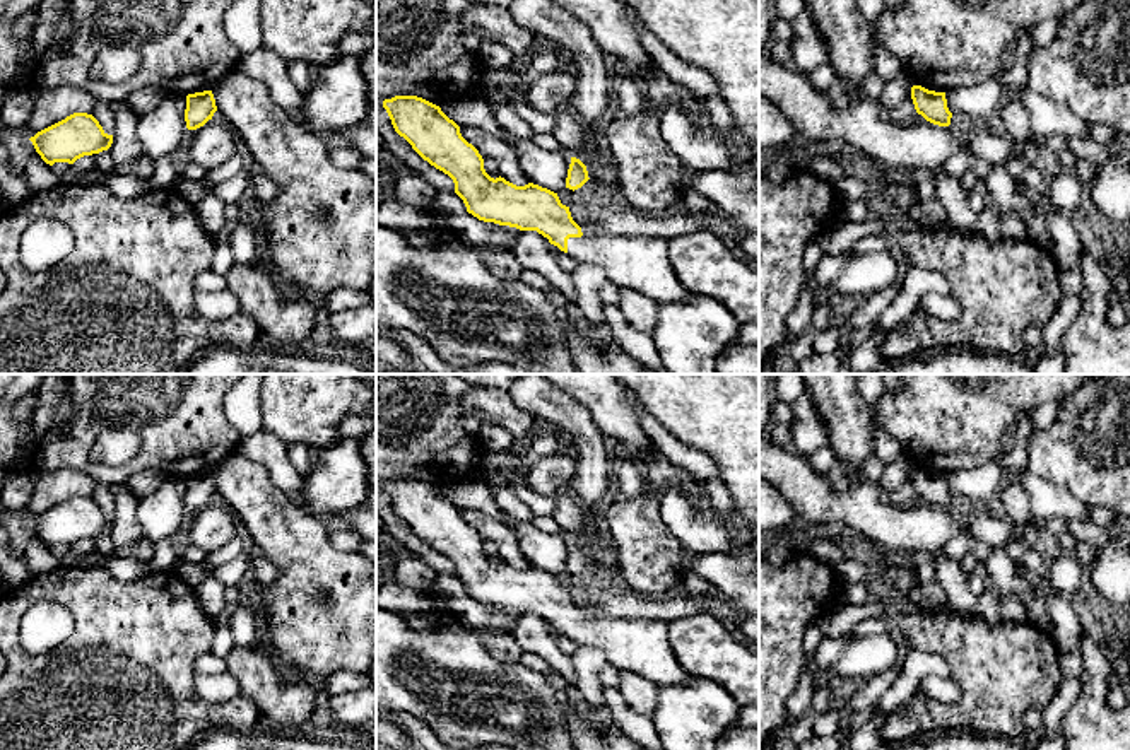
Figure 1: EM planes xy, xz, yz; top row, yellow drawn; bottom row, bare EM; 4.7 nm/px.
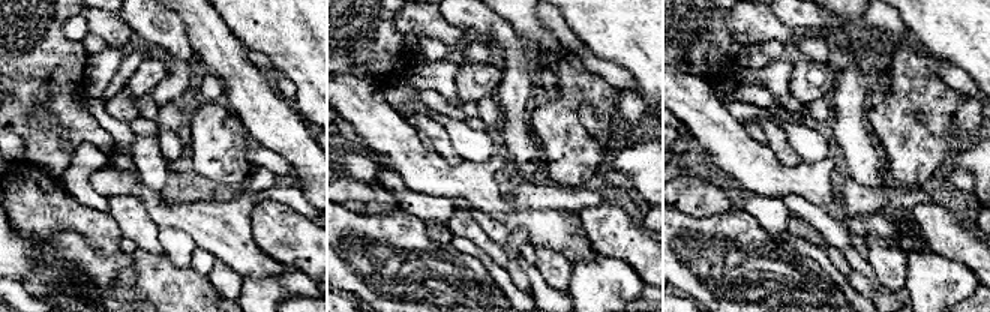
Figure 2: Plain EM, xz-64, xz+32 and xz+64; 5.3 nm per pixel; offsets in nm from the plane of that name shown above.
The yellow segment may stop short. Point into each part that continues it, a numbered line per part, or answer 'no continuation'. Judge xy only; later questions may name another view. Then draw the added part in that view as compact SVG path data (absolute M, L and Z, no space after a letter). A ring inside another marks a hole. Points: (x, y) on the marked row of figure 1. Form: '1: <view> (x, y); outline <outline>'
no continuation

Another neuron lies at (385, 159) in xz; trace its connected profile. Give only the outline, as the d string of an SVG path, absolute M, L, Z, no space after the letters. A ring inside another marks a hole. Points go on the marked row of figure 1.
M376 145L376 164L385 171L388 178L405 171L410 173L405 162L383 145Z

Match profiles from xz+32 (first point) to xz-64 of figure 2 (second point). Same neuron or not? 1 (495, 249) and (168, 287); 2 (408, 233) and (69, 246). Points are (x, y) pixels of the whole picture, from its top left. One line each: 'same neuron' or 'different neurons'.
1: different neurons
2: same neuron

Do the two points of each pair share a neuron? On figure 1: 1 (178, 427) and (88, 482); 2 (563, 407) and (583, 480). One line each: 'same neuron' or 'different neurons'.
1: different neurons
2: same neuron

